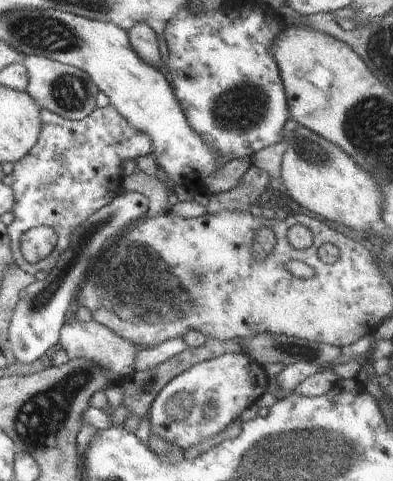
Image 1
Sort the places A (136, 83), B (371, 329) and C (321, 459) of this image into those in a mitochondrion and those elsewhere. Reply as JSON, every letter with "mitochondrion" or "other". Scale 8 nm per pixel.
{"A":"other","B":"other","C":"mitochondrion"}

